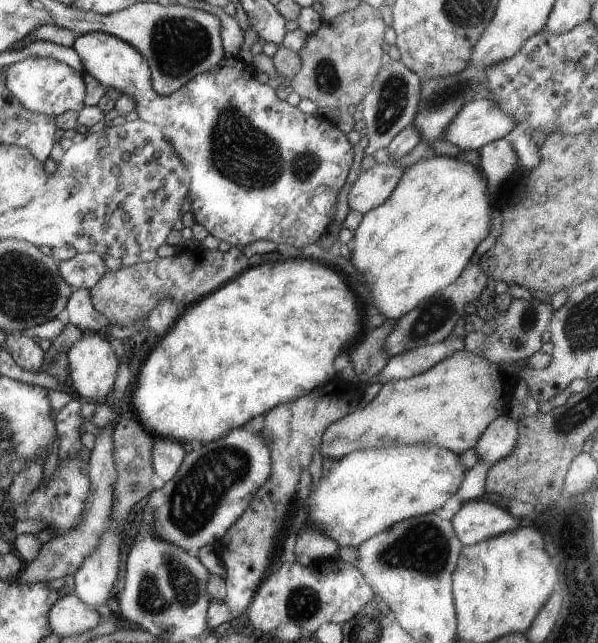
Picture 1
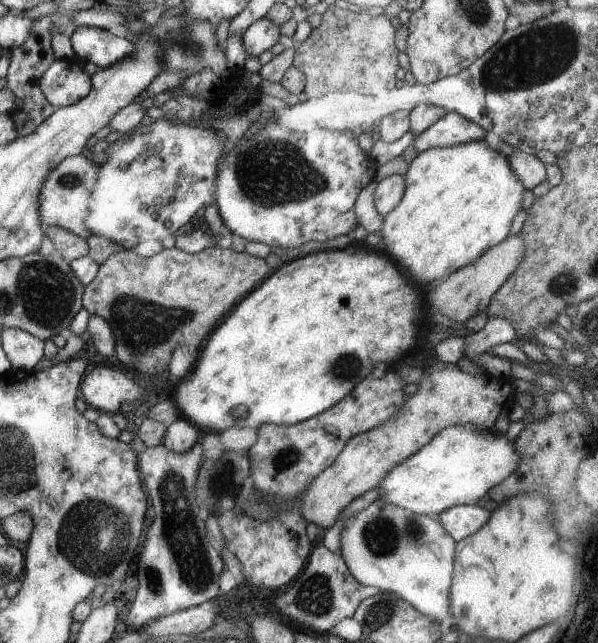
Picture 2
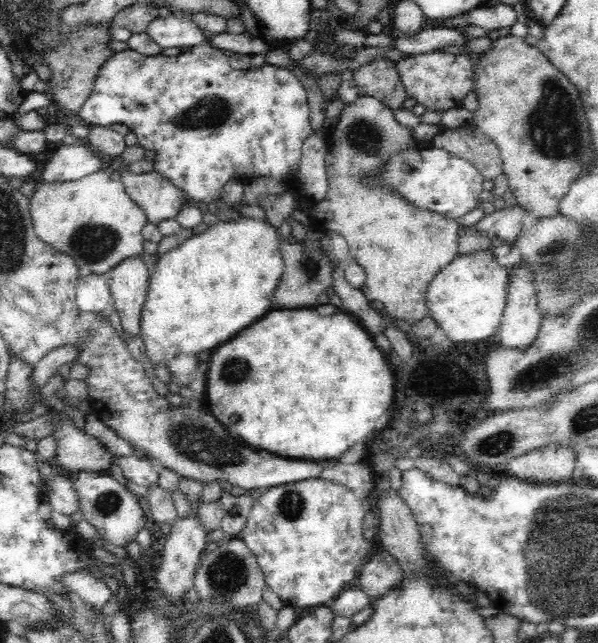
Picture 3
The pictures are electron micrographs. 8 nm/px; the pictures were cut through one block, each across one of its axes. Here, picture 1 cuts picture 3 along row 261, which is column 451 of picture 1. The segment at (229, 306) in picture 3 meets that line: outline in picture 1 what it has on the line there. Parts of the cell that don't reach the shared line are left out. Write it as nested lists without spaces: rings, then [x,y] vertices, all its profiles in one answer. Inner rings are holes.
[[[436,156],[427,160],[422,160],[419,164],[406,168],[403,176],[400,178],[398,185],[391,192],[390,197],[377,208],[370,210],[363,215],[362,221],[351,241],[352,262],[354,268],[364,276],[364,282],[370,287],[372,293],[371,305],[376,309],[376,313],[384,316],[386,319],[400,319],[408,312],[418,307],[418,304],[425,303],[438,292],[445,290],[452,282],[460,276],[461,272],[466,268],[466,264],[470,262],[476,246],[486,238],[486,232],[490,228],[490,204],[488,204],[488,192],[486,192],[486,180],[482,178],[482,174],[478,172],[476,166],[469,164],[468,161],[459,160],[458,157],[450,158],[448,156]]]

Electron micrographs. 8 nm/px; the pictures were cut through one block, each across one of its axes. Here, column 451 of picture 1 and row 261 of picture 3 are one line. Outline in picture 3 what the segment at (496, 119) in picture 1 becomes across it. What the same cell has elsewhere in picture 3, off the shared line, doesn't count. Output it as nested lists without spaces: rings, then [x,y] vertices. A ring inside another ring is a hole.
[[[135,257],[124,260],[123,264],[109,272],[109,276],[112,303],[114,303],[114,308],[119,313],[124,332],[134,334],[134,336],[140,335],[140,314],[142,314],[143,304],[149,289],[148,267],[146,267],[141,257]]]

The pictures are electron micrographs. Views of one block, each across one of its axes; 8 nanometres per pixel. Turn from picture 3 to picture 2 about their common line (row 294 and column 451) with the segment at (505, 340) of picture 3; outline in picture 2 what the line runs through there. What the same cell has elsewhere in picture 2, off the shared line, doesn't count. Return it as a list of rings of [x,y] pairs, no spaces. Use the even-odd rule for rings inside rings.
[[[456,505],[442,511],[439,520],[457,542],[473,535],[489,522],[488,510],[474,505]]]

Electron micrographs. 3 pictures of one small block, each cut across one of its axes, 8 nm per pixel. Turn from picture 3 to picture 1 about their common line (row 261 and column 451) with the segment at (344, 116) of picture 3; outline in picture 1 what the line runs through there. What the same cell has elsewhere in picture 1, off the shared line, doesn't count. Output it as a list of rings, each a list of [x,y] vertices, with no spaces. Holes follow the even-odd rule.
[[[464,349],[423,374],[388,381],[370,404],[330,425],[322,436],[321,455],[338,461],[355,449],[390,444],[441,445],[454,453],[475,448],[489,425],[508,415],[519,373],[530,368],[526,360],[497,364]]]

